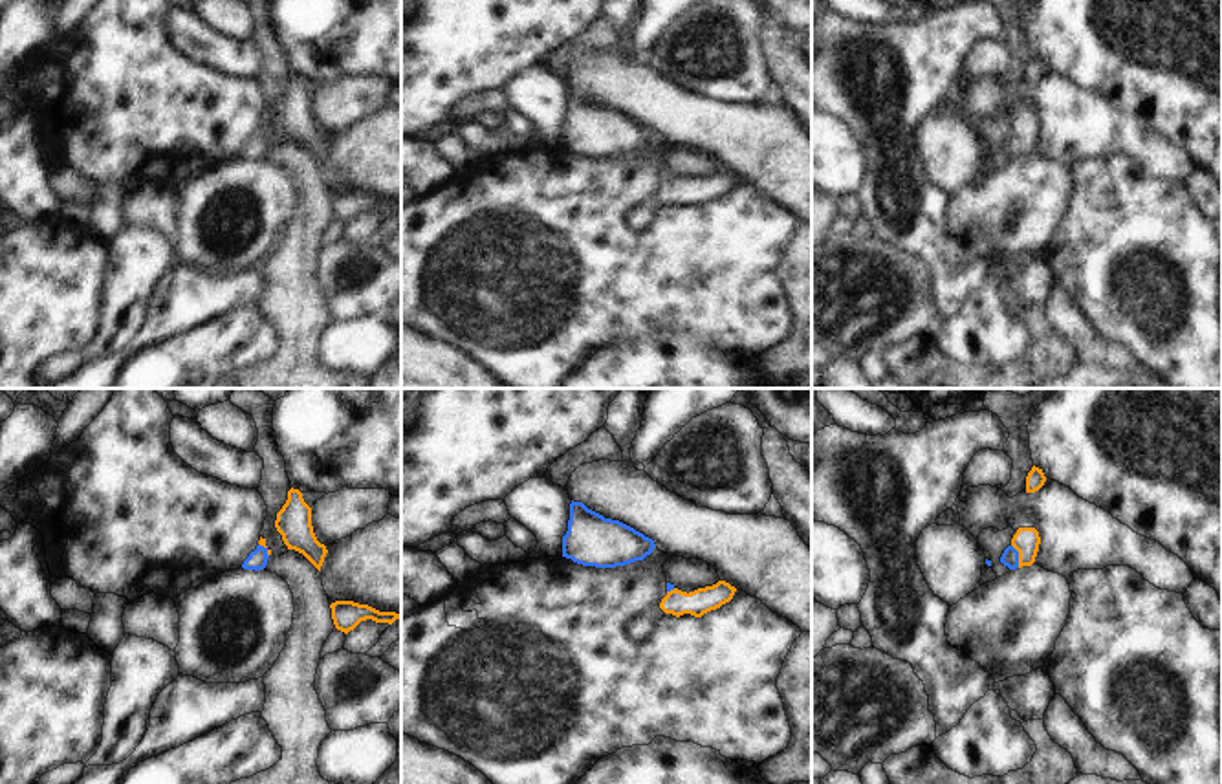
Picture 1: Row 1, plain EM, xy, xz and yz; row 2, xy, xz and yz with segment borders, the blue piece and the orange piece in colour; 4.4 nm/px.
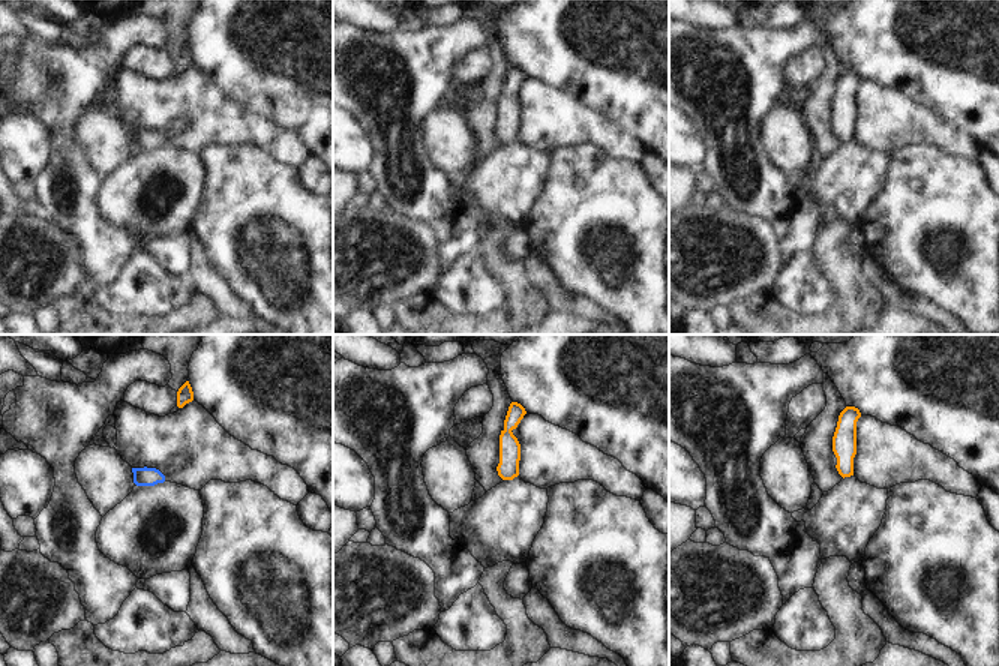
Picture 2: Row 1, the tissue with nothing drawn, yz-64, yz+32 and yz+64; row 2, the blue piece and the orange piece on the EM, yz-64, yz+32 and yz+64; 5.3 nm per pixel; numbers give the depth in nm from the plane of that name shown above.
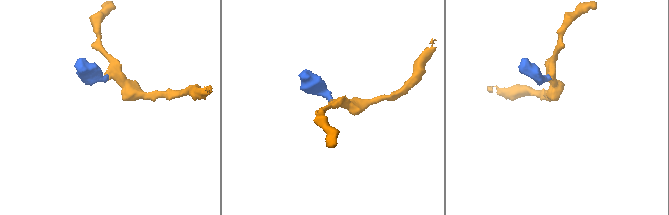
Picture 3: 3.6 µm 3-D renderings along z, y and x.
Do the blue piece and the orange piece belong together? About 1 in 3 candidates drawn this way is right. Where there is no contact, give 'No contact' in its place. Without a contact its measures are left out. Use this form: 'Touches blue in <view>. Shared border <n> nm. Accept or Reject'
Touches blue in yz. Shared border 110 nm. Accept.

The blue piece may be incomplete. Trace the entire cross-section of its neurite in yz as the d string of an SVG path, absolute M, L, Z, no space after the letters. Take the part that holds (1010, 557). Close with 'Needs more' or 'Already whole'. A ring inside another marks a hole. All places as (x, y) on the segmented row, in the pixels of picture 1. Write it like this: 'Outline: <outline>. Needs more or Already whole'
Outline: M1019 528L1000 562L1009 570L1031 566L1039 551L1041 537L1035 528Z. Needs more.

